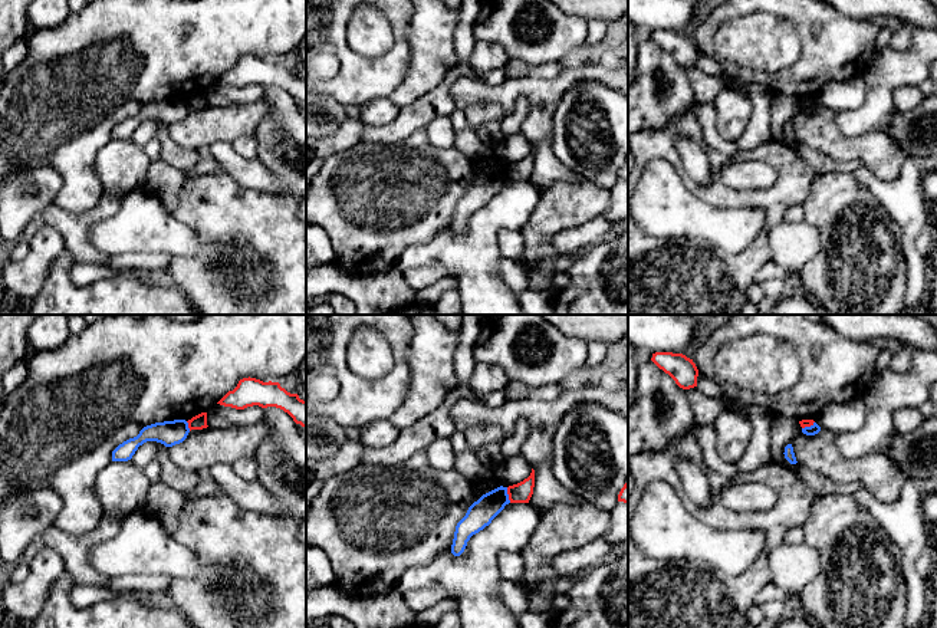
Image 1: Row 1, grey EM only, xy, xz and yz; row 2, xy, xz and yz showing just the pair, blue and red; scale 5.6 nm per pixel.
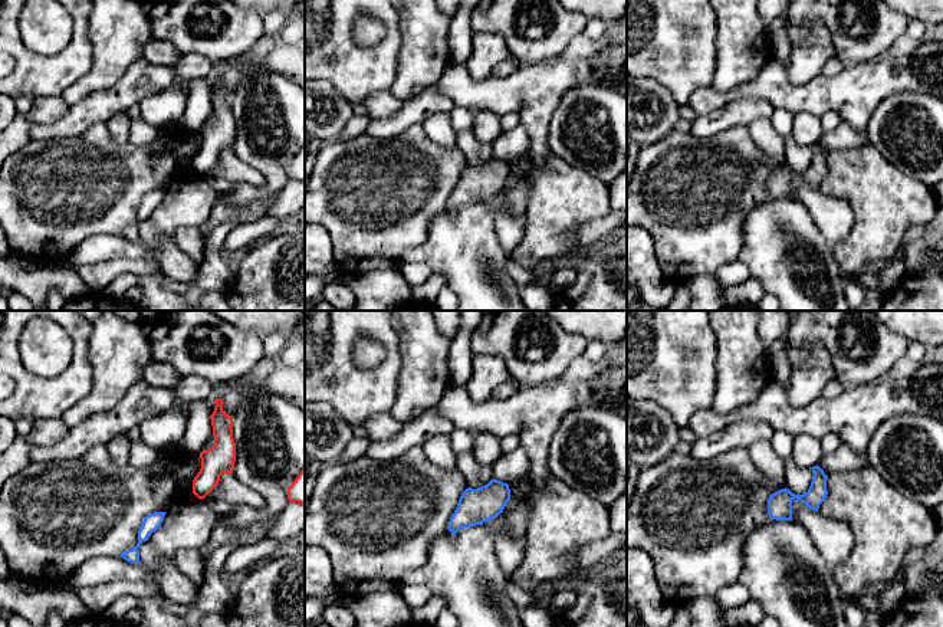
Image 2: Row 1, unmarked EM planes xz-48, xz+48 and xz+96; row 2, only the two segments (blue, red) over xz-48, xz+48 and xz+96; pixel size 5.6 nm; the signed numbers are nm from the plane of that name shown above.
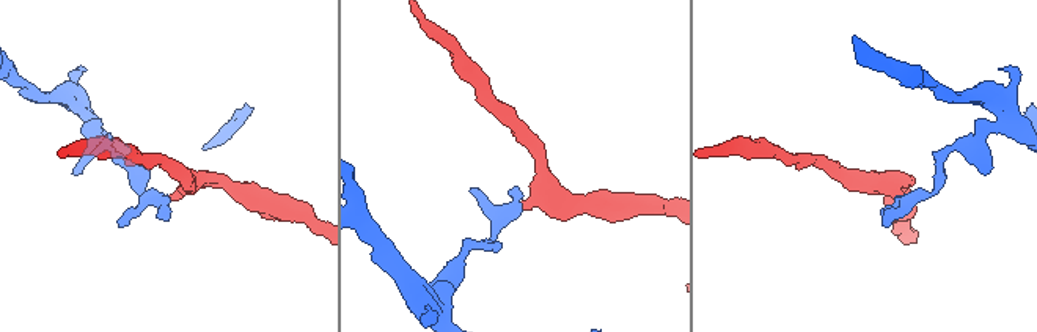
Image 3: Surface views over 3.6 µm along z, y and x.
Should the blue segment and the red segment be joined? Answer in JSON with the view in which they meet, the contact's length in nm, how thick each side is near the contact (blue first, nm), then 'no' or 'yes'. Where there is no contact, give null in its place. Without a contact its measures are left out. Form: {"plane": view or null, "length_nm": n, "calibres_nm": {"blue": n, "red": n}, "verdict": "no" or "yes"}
{"plane": "xz", "length_nm": 90, "calibres_nm": {"blue": 150, "red": 120}, "verdict": "no"}

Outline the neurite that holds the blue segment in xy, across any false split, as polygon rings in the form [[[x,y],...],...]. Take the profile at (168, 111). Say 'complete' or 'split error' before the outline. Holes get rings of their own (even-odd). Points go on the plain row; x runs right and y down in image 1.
complete | [[[185,98],[164,99],[147,103],[137,115],[124,119],[112,129],[112,139],[131,138],[138,125],[147,119],[157,119],[165,125],[172,125],[183,121],[188,111],[190,106]]]

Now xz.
complete | [[[503,164],[483,172],[474,180],[468,185],[466,194],[456,204],[451,231],[460,234],[470,216],[489,204],[509,181],[507,165]]]

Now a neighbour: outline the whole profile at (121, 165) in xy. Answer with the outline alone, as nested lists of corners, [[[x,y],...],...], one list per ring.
[[[111,139],[96,157],[95,170],[103,191],[122,191],[126,195],[145,188],[151,160],[144,147],[128,139]]]

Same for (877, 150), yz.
[[[825,108],[815,114],[800,111],[790,122],[800,145],[818,149],[832,160],[859,160],[885,181],[901,174],[907,157],[881,124],[861,137],[848,138],[839,132],[835,114]]]

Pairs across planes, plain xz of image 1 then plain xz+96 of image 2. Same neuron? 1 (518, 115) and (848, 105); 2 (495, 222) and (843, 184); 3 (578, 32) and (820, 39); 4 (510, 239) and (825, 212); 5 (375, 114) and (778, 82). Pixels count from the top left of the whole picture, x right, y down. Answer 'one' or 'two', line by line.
1: two
2: two
3: two
4: one
5: one

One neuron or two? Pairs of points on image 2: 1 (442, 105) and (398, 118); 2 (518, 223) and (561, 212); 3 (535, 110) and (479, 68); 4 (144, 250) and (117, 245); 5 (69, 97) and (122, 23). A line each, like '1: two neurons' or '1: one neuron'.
1: one neuron
2: two neurons
3: two neurons
4: one neuron
5: one neuron

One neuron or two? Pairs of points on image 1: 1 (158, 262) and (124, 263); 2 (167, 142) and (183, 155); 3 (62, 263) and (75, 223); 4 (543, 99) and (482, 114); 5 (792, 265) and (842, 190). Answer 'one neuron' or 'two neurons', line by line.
1: one neuron
2: one neuron
3: two neurons
4: two neurons
5: two neurons

